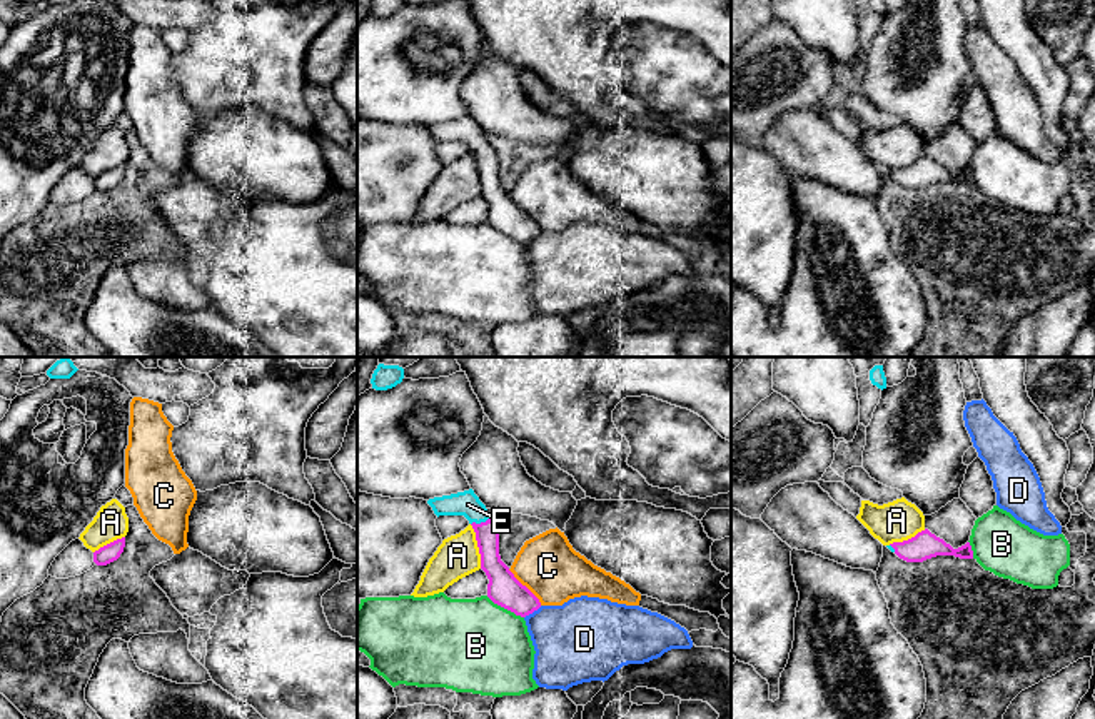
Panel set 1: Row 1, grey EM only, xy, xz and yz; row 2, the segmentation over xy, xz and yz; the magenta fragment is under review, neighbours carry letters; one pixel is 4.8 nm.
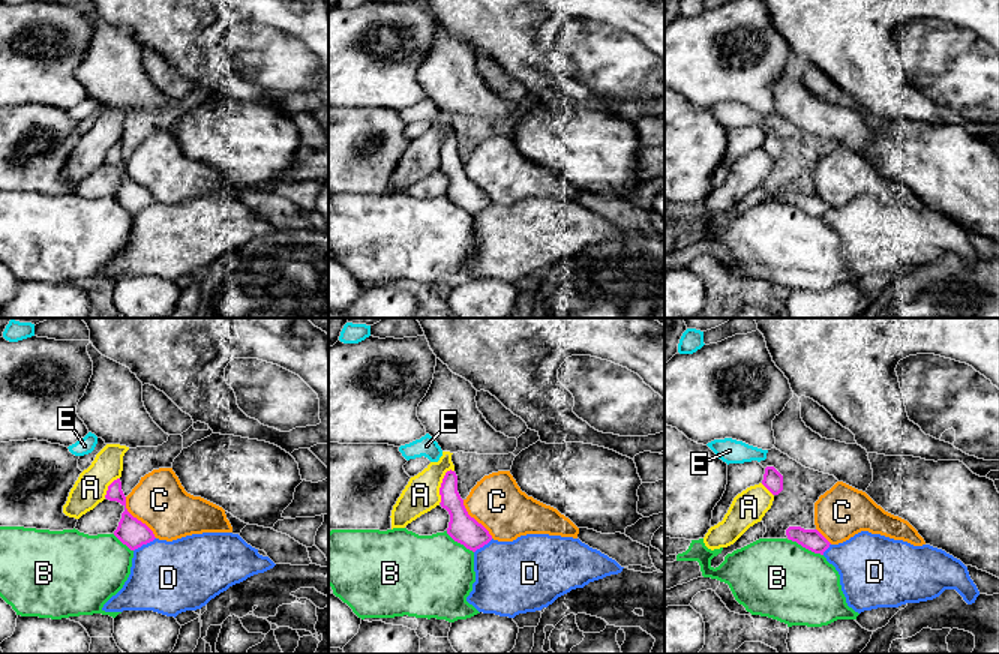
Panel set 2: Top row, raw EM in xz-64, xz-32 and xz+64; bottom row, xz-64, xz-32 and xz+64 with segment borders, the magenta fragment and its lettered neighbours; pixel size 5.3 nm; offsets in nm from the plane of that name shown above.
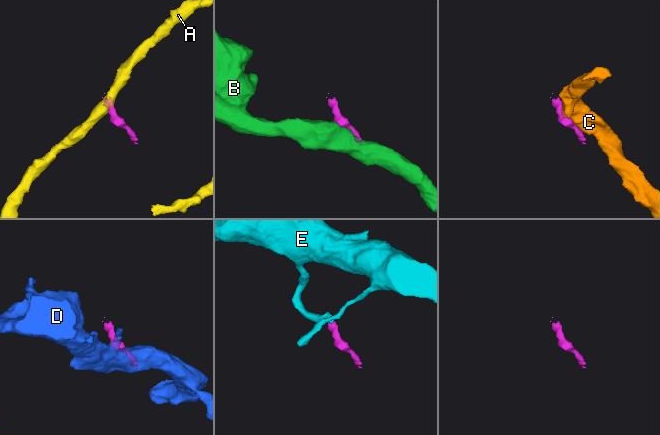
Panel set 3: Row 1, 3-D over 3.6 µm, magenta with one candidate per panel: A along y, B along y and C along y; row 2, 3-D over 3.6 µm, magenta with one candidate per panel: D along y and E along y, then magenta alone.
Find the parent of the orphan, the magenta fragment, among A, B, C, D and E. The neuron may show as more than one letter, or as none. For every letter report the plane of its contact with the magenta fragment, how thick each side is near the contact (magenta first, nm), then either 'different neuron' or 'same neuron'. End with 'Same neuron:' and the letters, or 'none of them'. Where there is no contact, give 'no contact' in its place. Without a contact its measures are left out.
A: contact in xz; calibres 160 and 200 nm; different neuron
B: contact in xz; calibres 160 and 460 nm; different neuron
C: contact in xz; calibres 160 and 300 nm; different neuron
D: contact in xz; calibres 160 and 380 nm; different neuron
E: contact in xz; calibres 110 and 120 nm; same neuron
Same neuron: E

